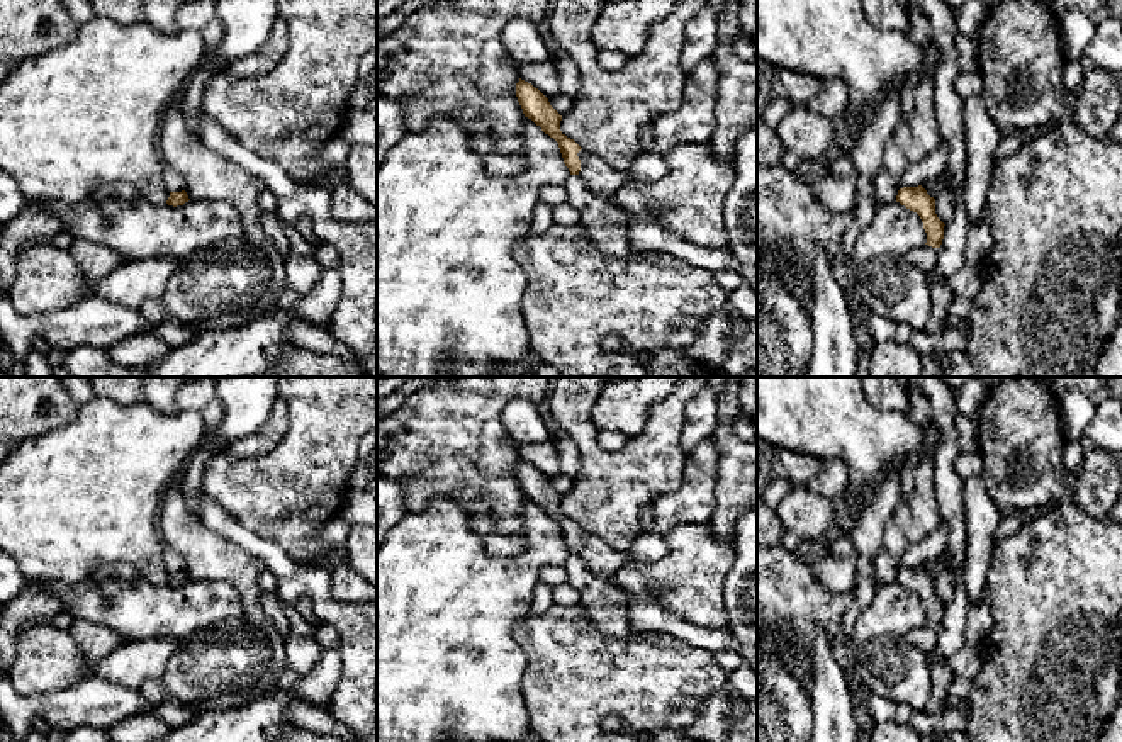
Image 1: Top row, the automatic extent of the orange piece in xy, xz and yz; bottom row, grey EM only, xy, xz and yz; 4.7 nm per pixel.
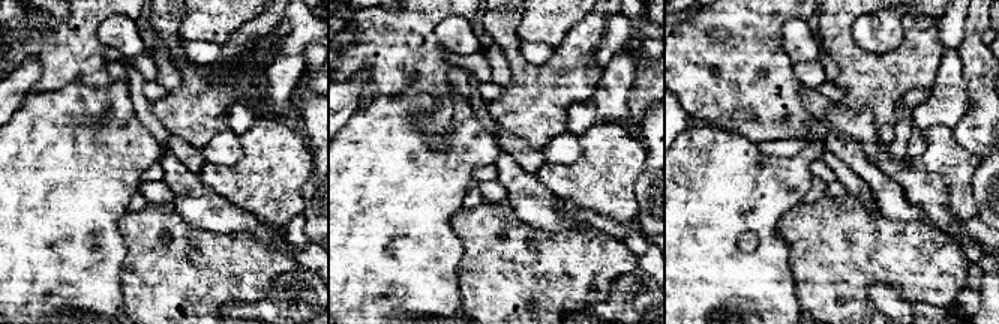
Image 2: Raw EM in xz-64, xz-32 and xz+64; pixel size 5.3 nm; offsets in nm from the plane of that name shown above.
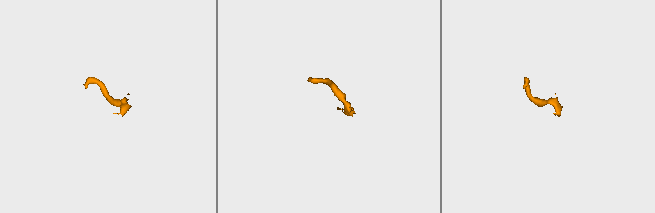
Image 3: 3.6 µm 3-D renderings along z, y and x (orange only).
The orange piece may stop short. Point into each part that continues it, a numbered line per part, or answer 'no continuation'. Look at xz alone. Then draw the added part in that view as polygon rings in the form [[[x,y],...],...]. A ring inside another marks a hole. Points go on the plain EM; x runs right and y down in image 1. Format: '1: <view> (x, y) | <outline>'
1: xz (603, 561) | [[[581,530],[577,537],[581,540],[579,557],[597,577],[618,586],[616,572],[628,564],[625,554],[616,552],[603,538],[591,535],[584,530]]]

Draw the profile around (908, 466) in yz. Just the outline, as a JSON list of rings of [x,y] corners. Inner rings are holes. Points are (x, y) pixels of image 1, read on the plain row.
[[[923,447],[910,455],[903,464],[901,464],[901,482],[903,482],[903,492],[905,494],[910,494],[912,492],[912,487],[910,487],[910,479],[912,479],[912,474],[915,470],[915,467],[920,464],[920,458],[923,455]]]

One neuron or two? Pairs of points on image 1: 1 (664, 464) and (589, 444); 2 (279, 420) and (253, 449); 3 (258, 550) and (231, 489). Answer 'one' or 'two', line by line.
1: one
2: one
3: two

